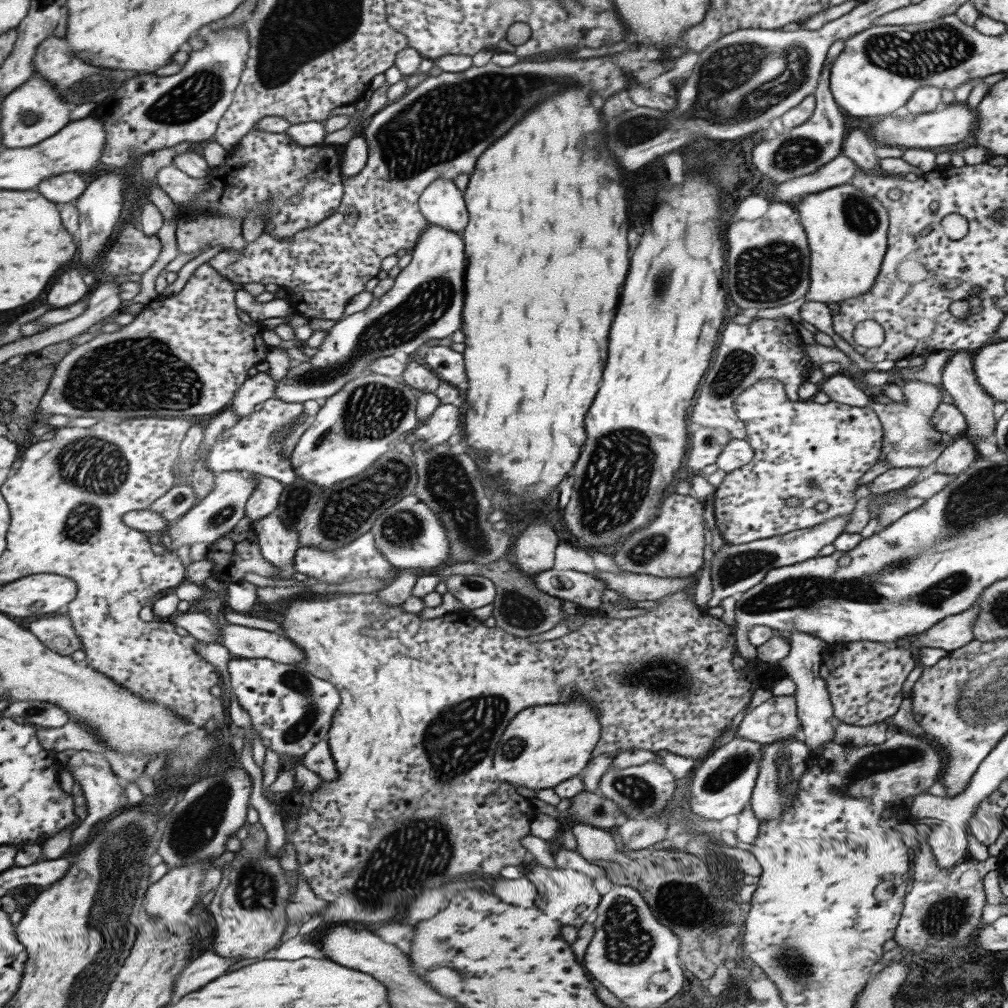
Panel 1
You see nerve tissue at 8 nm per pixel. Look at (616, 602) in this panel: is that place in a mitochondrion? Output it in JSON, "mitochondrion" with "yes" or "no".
{"mitochondrion":"no"}

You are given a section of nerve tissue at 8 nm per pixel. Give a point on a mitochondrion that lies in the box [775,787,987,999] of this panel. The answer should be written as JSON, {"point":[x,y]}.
{"point":[944,917]}

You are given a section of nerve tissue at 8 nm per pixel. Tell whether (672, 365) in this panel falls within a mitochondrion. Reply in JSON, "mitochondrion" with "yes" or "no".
{"mitochondrion":"no"}

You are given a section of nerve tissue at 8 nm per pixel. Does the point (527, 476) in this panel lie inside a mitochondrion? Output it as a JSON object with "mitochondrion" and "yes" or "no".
{"mitochondrion":"no"}

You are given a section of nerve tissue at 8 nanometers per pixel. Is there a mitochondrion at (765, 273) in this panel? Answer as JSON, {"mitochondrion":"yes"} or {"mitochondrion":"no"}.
{"mitochondrion":"yes"}

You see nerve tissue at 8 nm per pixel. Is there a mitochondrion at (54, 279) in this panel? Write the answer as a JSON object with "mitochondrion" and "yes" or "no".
{"mitochondrion":"no"}

